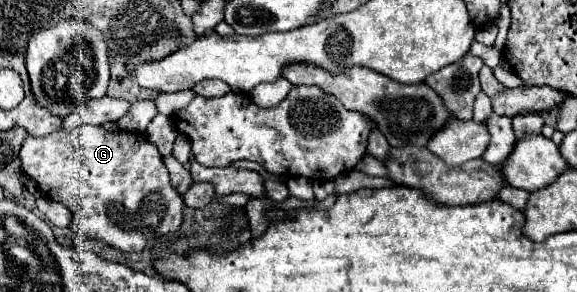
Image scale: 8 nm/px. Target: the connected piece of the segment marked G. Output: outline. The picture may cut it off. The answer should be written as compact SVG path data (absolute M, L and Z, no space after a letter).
M79 126L75 130L59 130L47 138L27 136L21 148L21 162L27 176L31 176L39 188L55 202L63 204L71 214L71 228L79 236L99 238L123 252L141 252L147 246L147 238L159 238L173 234L183 220L183 200L169 182L163 156L157 146L139 132L107 132L101 126Z

